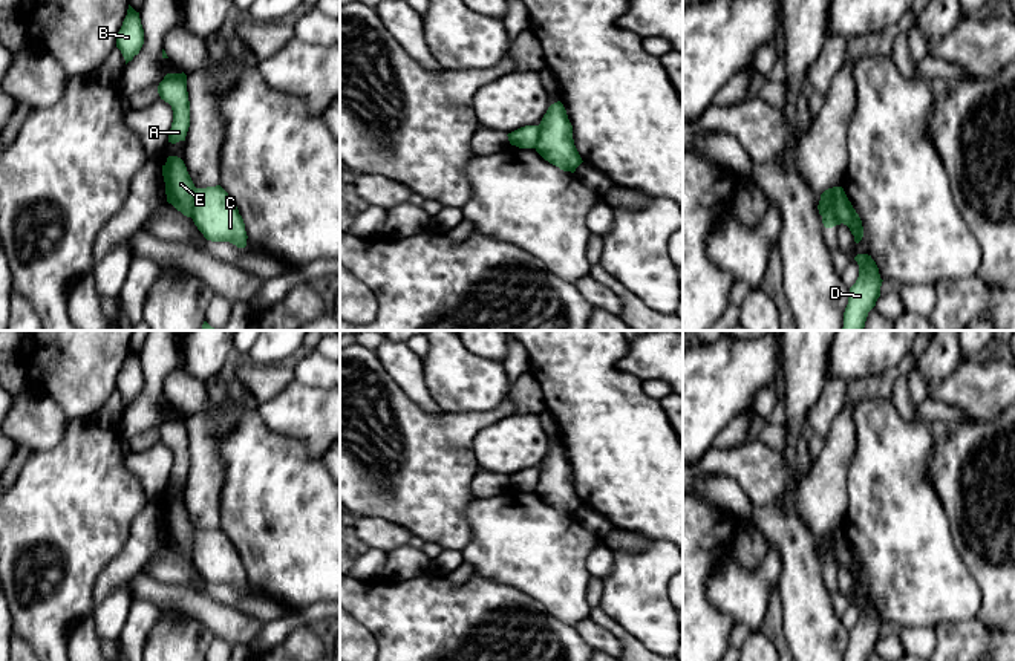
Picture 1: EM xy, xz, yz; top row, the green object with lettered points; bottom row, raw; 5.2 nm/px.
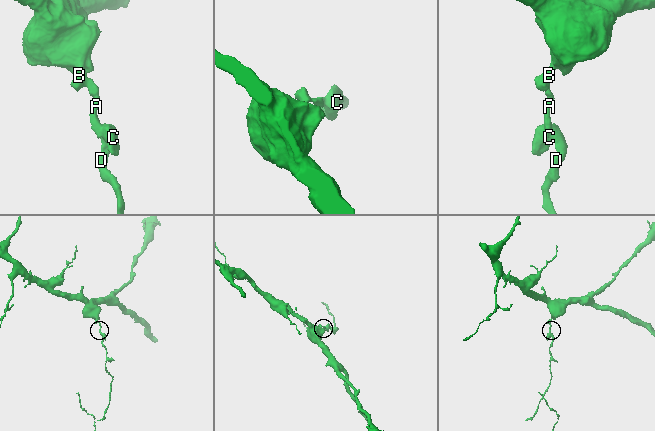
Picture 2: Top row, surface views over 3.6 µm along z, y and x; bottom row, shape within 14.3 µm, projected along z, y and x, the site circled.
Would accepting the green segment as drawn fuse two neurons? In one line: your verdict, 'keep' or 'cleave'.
cleave

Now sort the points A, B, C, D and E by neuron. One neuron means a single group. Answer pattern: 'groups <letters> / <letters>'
groups A B E / C D

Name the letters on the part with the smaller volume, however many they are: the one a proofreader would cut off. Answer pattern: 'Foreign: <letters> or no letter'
Foreign: C, D

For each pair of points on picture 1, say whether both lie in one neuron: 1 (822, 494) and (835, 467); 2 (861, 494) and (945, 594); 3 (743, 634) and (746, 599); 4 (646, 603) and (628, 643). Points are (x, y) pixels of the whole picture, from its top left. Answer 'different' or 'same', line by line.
1: same
2: same
3: different
4: different

